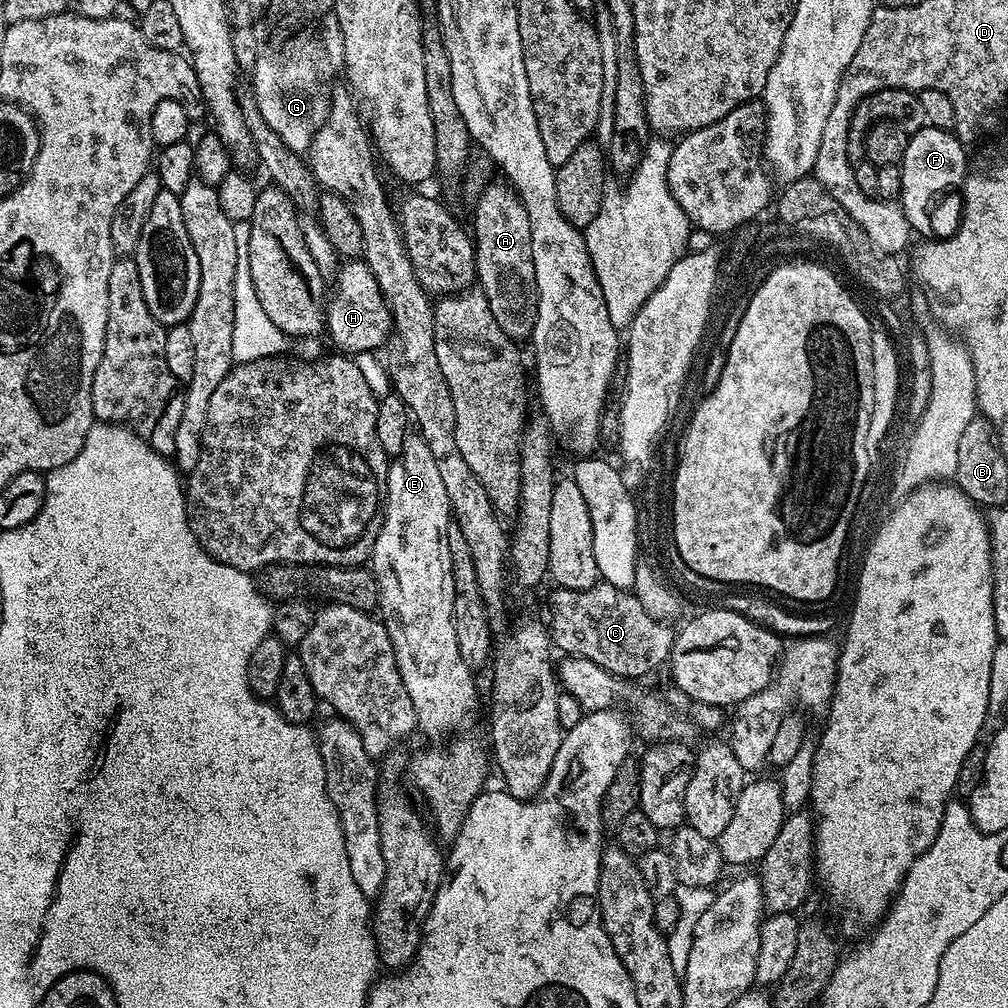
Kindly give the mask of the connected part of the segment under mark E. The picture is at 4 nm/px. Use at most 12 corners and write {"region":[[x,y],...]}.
{"region":[[423,436],[388,465],[378,608],[454,594],[448,502]]}

